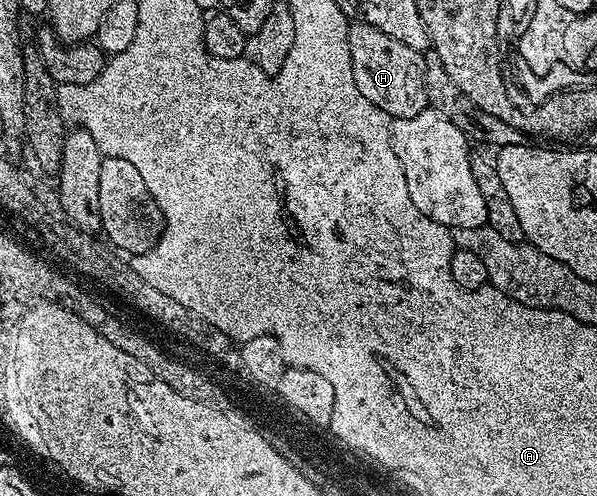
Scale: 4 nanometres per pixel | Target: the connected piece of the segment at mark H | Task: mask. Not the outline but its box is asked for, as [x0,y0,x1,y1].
[346,23,428,119]

